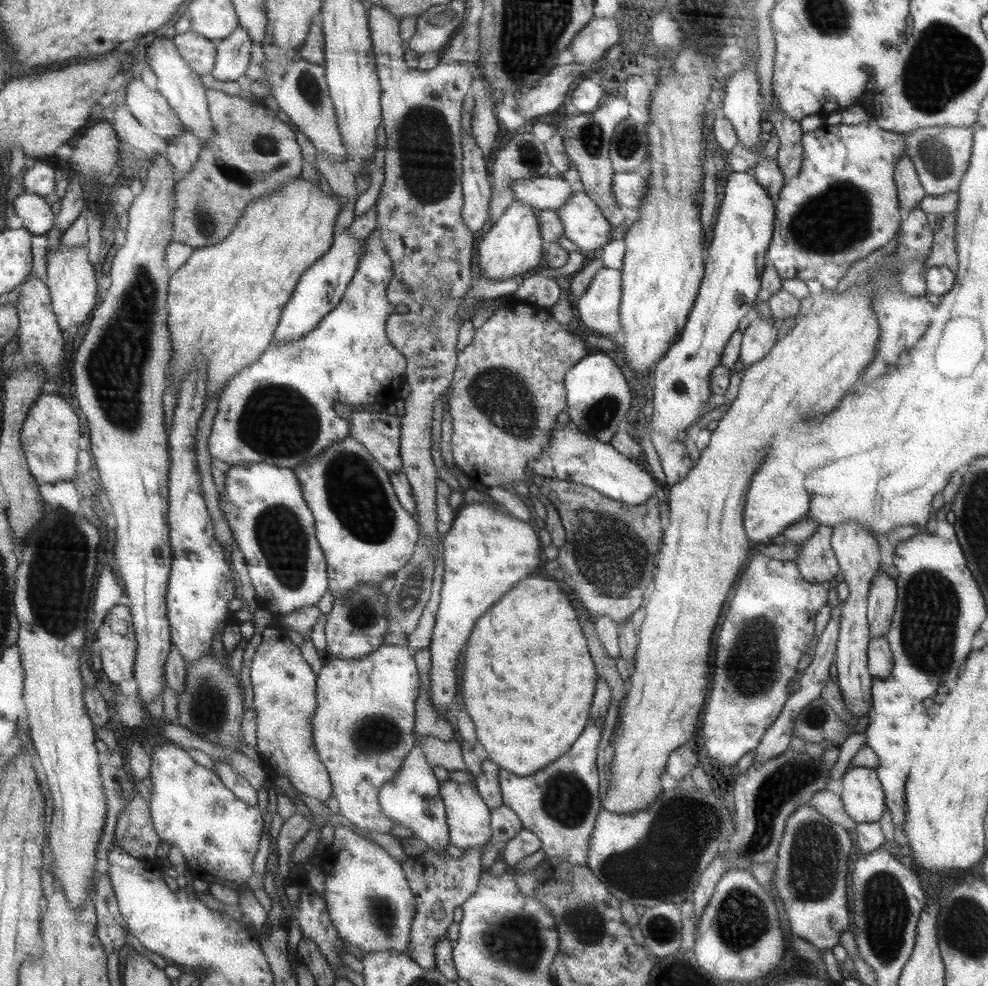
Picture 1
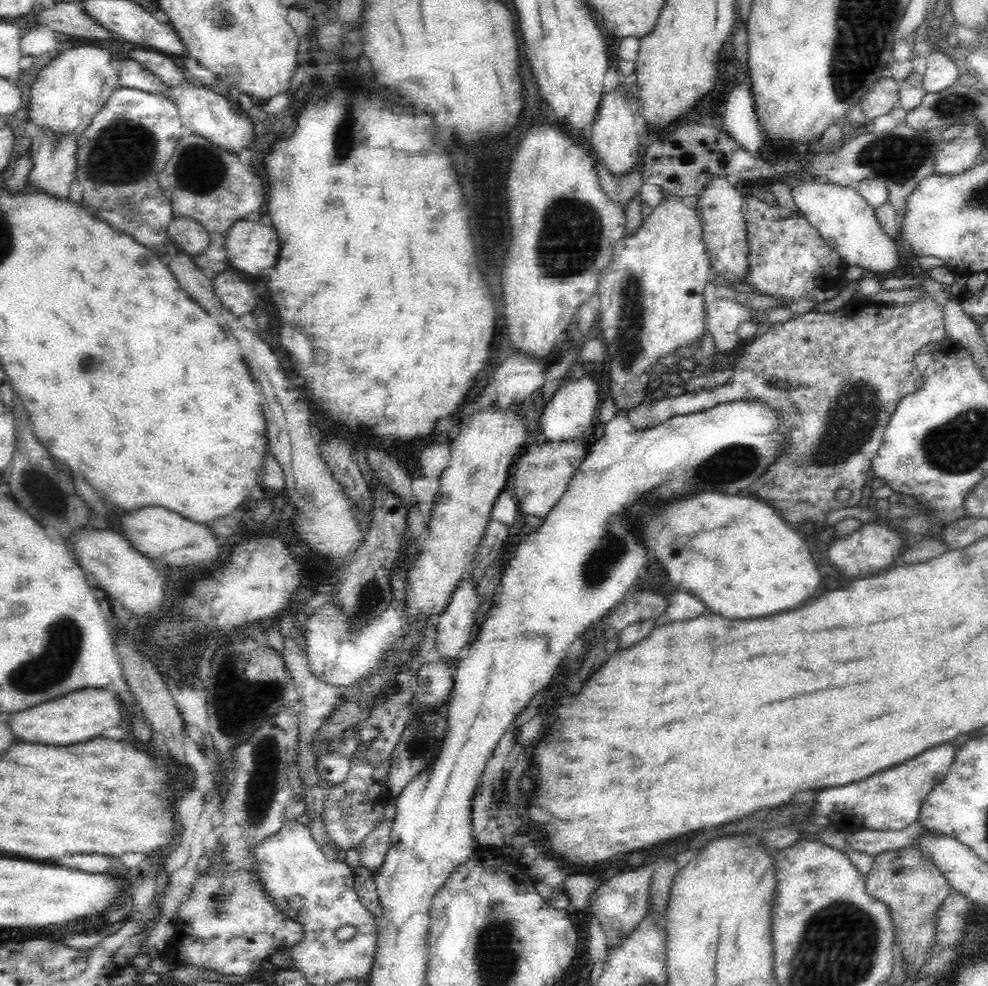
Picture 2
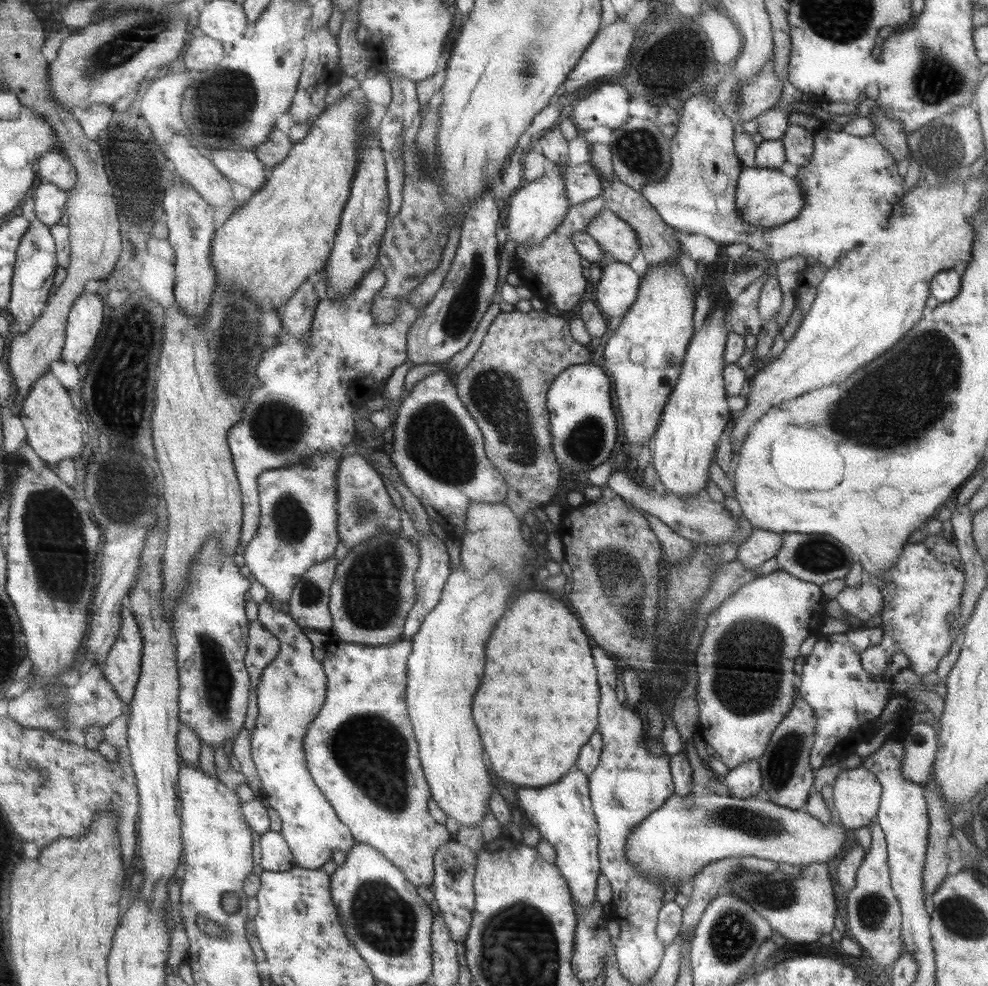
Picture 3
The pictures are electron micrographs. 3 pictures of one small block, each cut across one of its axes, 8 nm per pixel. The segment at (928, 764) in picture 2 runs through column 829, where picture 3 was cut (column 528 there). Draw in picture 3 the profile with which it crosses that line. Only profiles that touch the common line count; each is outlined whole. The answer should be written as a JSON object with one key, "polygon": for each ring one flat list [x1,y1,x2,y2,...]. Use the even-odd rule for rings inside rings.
{"polygon":[[573,768,559,784,551,784,545,788,521,788,517,792,519,800,521,800,521,812,523,816,527,816,535,828,539,828,539,832,543,834,543,838,555,846,559,860,557,866,561,870,561,874,567,878,573,894,575,894,575,904,583,910,591,910,597,904,597,880,601,878,601,852,599,852,599,818,595,816,595,808,593,808,593,798,591,798,591,778,579,770]]}

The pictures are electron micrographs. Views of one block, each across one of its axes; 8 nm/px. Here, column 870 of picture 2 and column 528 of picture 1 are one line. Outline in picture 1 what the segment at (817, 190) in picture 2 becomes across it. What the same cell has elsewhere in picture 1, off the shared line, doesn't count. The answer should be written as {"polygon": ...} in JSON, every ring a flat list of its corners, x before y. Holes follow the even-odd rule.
{"polygon":[[521,200,513,202,507,214,497,224,493,224,491,232,479,240,475,252,477,274,483,272,491,280,511,280,515,276,531,272,531,268,537,268,541,264,543,254,547,252,547,246,543,244,543,228,539,224,539,210]]}

